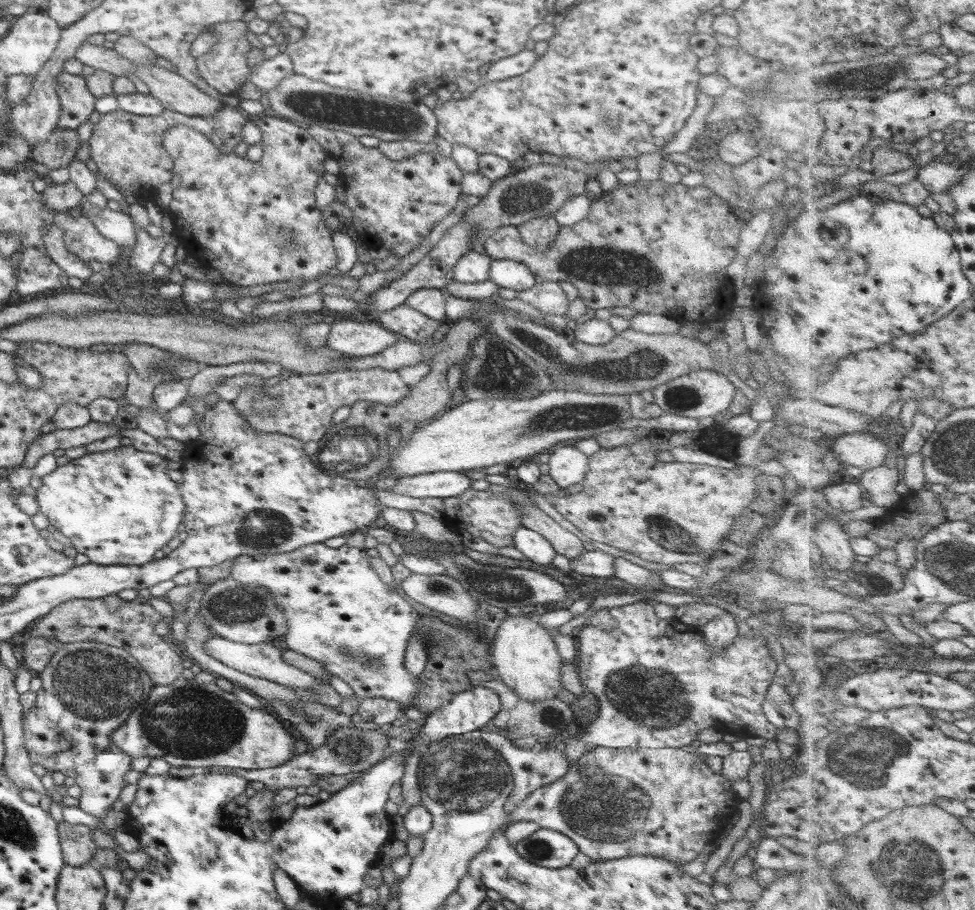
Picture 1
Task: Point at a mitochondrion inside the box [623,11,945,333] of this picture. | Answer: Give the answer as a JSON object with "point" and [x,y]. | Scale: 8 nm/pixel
{"point":[869,78]}

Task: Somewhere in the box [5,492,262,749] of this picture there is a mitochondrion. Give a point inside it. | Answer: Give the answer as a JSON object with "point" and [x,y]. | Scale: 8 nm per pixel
{"point":[97,685]}

